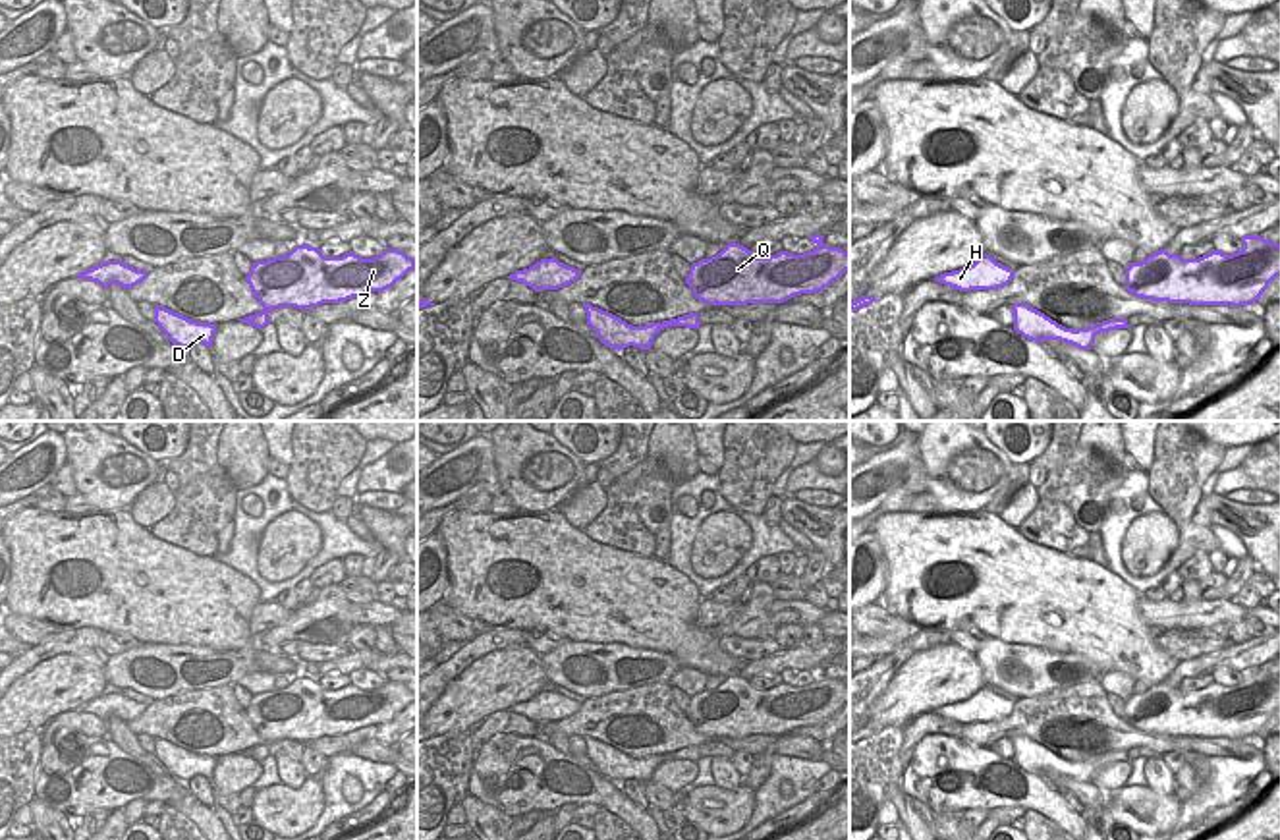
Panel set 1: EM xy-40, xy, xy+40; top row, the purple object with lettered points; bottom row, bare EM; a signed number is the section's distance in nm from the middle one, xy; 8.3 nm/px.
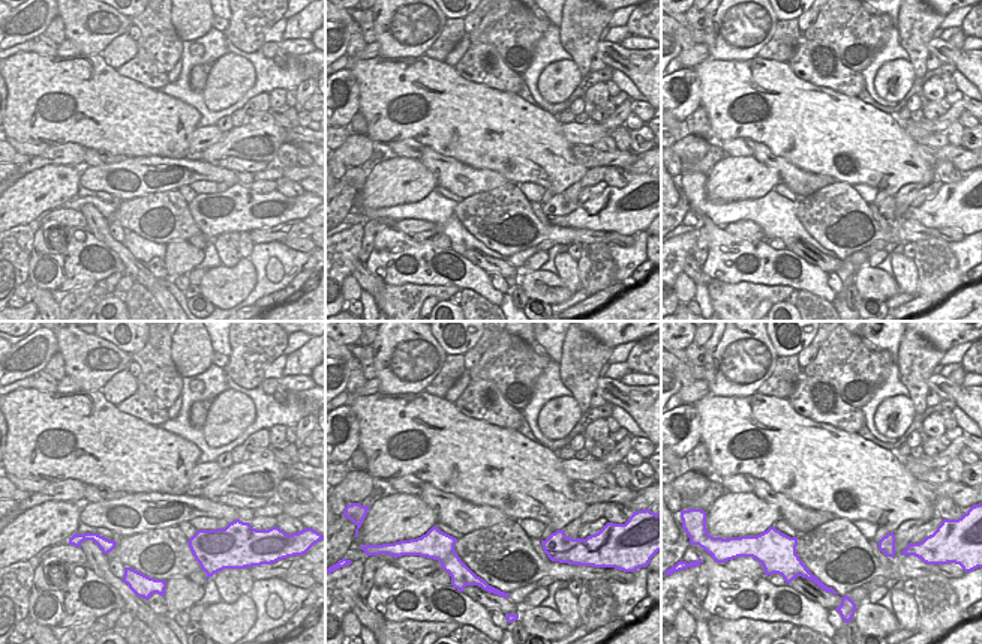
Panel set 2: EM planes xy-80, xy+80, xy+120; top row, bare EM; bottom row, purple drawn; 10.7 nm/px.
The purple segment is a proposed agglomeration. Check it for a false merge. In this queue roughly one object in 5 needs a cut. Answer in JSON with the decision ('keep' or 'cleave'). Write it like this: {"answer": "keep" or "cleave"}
{"answer": "keep"}

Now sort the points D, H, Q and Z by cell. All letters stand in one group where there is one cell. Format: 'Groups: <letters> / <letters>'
Groups: D H Q Z

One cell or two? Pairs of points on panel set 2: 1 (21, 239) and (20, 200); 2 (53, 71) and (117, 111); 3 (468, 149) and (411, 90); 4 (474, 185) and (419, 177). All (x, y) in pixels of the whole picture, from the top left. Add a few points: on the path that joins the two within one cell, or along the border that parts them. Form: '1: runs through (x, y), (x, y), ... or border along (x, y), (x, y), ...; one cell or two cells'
1: border along (32, 224), (18, 224), (15, 227); two cells
2: runs through (69, 87), (83, 101), (101, 110); one cell
3: runs through (462, 132), (428, 98); one cell
4: border along (420, 161), (435, 176), (438, 185); two cells

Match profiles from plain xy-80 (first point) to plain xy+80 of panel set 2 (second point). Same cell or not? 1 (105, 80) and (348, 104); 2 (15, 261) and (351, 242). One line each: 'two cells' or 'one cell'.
1: two cells
2: one cell

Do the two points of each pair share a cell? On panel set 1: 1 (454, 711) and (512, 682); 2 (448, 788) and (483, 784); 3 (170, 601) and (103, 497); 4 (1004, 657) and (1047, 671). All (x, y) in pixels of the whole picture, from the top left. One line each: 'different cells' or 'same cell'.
1: same cell
2: different cells
3: different cells
4: same cell

